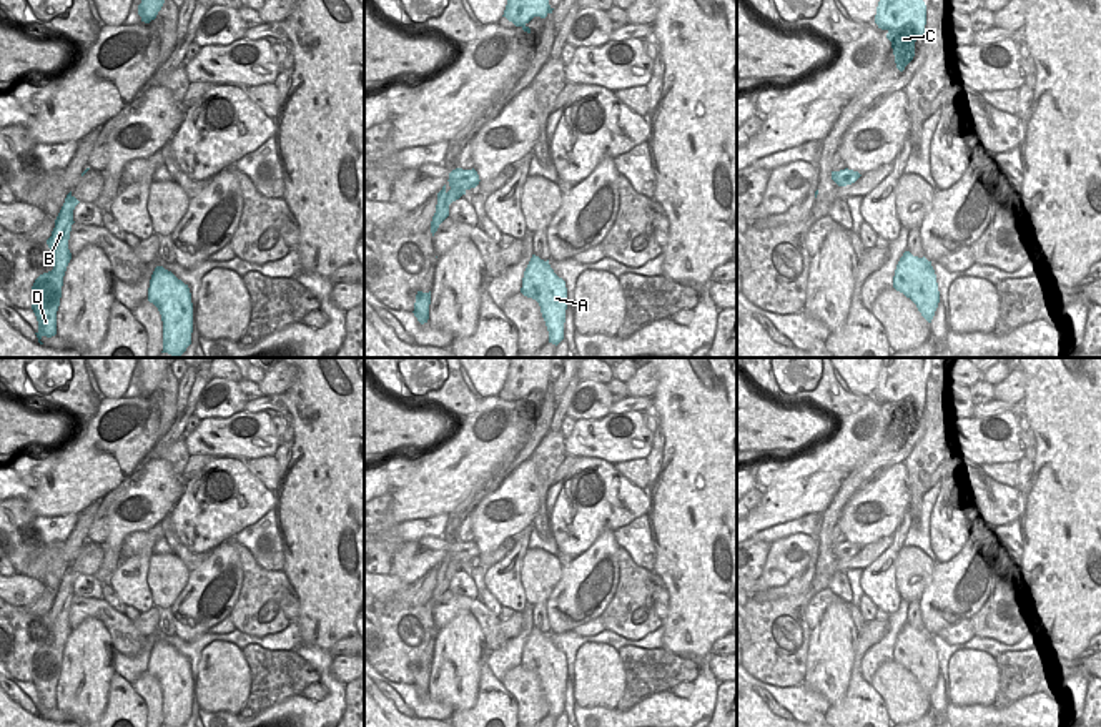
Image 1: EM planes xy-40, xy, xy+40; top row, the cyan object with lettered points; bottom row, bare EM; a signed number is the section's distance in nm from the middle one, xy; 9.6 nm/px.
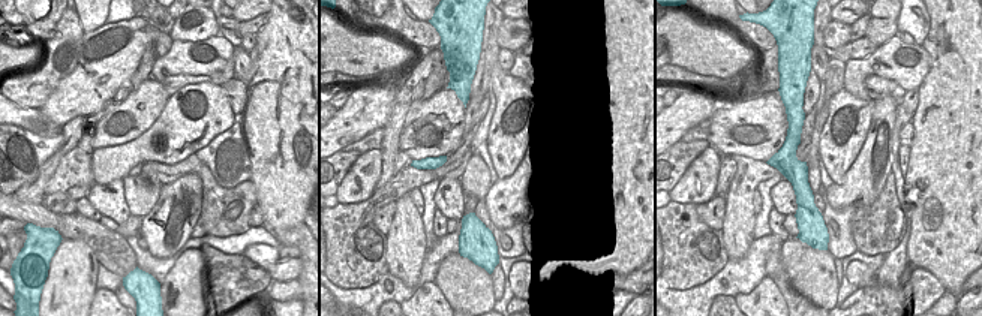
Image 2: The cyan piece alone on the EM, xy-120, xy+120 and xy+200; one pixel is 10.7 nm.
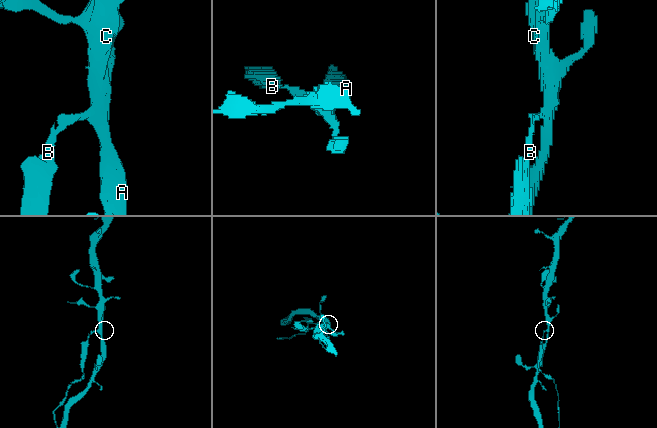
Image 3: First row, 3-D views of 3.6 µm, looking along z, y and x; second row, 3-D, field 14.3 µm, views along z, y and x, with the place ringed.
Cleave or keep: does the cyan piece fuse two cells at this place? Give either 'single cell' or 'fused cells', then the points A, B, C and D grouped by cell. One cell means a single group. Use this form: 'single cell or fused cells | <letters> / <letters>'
fused cells | A C / B D

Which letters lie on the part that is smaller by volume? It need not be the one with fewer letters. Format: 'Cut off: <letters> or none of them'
Cut off: B, D

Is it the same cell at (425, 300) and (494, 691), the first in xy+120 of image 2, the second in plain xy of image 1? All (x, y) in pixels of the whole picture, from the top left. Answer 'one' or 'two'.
one

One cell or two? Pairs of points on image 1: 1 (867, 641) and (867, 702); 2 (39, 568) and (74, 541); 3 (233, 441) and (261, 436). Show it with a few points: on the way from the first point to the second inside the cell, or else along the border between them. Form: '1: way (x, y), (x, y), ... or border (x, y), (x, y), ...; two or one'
1: way (859, 656), (859, 689); one
2: border (64, 543), (64, 548), (40, 579); two
3: way (240, 440), (255, 438); one

